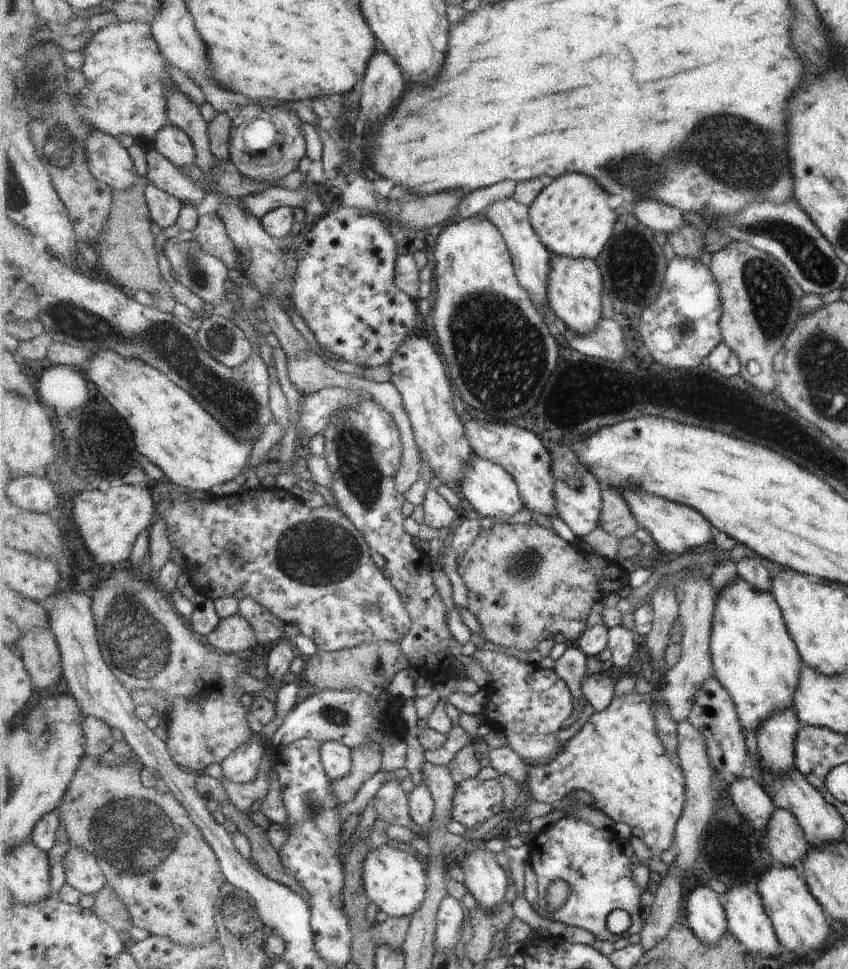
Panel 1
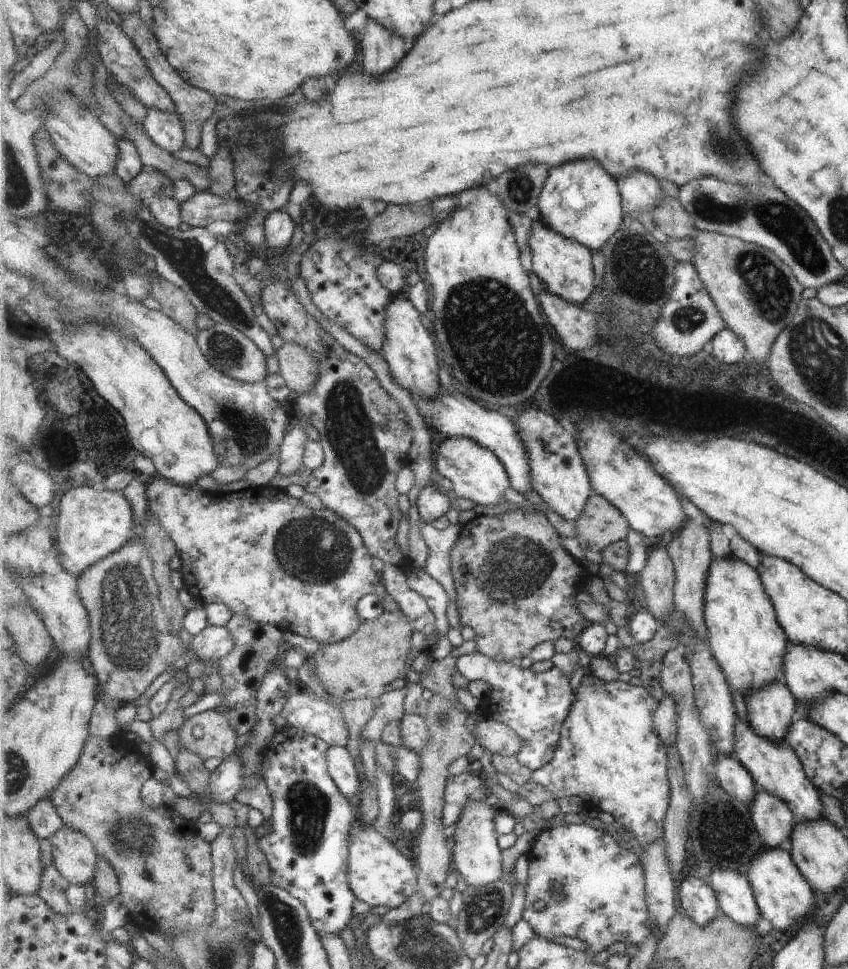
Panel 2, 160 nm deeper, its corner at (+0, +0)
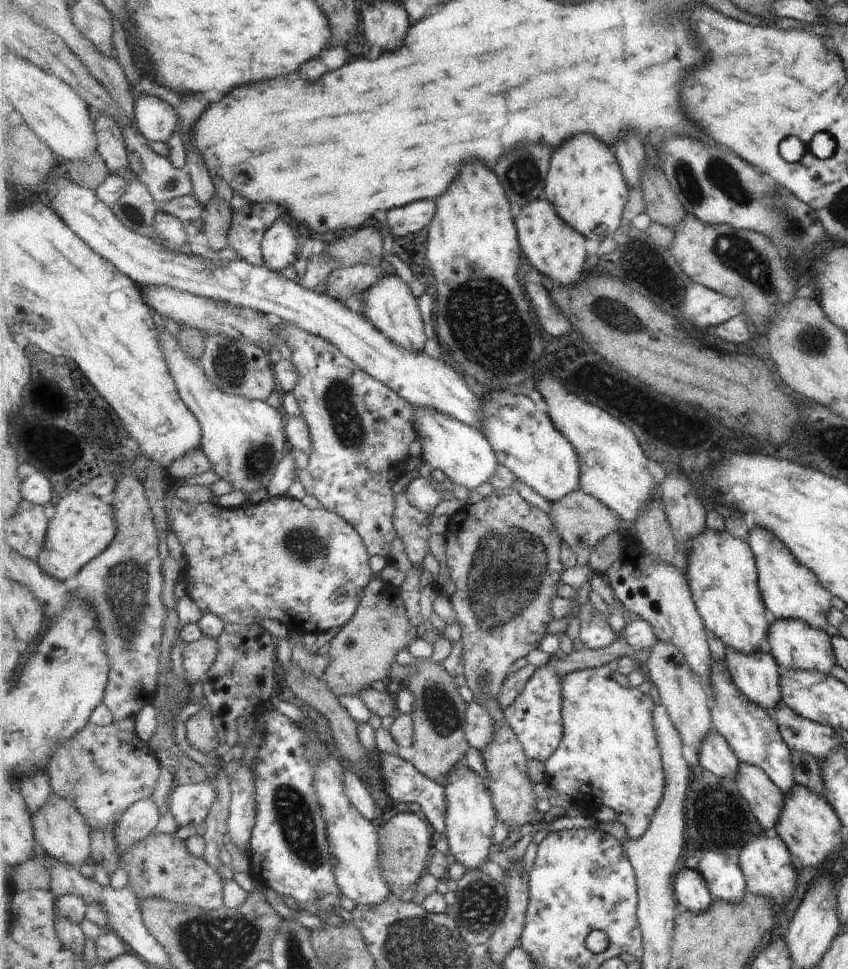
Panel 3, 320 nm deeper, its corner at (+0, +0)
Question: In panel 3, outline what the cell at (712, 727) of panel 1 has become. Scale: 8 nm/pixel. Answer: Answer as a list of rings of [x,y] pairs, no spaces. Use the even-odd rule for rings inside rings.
[[[621,536],[622,549],[618,559],[608,567],[606,575],[615,599],[622,603],[626,610],[638,614],[654,628],[659,641],[672,642],[686,656],[686,661],[694,669],[712,696],[710,680],[714,660],[711,658],[707,642],[706,621],[695,604],[687,576],[677,563],[659,561],[647,552],[636,536]]]

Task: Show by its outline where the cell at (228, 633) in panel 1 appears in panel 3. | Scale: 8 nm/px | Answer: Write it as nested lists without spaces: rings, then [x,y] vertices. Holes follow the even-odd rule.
[[[207,635],[185,646],[182,653],[182,668],[188,688],[202,682],[203,677],[214,665],[218,648],[217,639]]]

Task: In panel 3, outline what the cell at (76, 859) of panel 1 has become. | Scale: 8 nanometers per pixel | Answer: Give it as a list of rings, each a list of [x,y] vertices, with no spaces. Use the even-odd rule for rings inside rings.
[[[53,792],[50,799],[32,816],[37,844],[43,847],[47,854],[76,867],[92,856],[91,826],[72,800],[64,799],[60,794]]]

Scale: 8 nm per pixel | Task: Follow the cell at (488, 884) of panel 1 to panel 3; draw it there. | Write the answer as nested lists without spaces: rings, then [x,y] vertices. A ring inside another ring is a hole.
[[[465,762],[457,763],[446,775],[446,830],[444,832],[450,844],[451,858],[463,864],[467,870],[478,869],[483,862],[491,858],[493,831],[497,823],[498,812],[484,778],[471,770]]]

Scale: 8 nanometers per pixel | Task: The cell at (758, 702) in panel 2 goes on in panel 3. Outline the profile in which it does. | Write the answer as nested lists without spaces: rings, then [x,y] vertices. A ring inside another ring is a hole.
[[[725,646],[725,661],[731,676],[749,700],[775,712],[782,700],[781,666],[771,653],[747,654]]]

